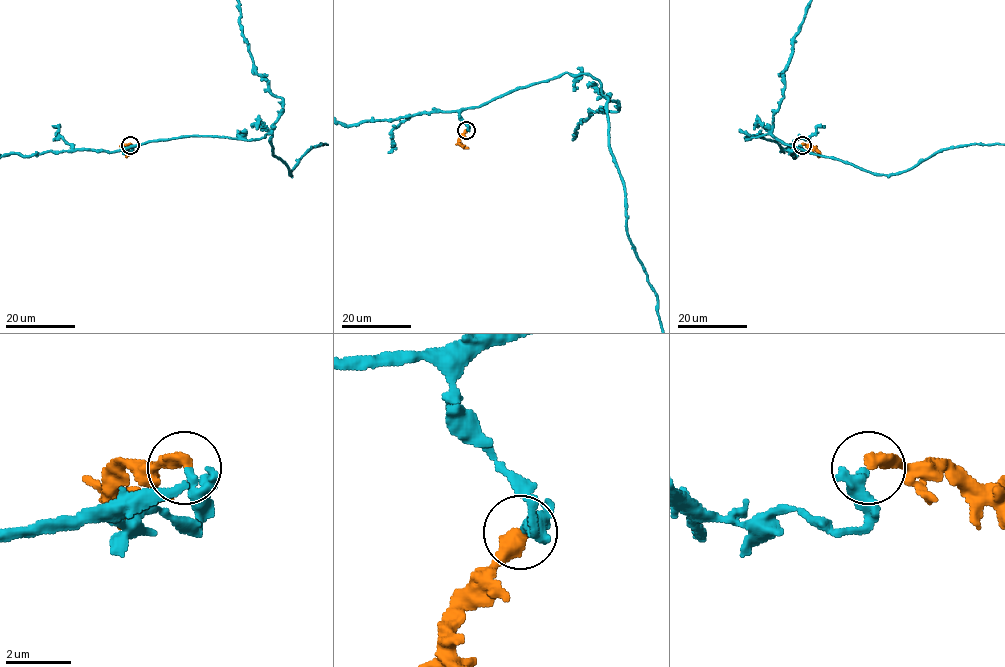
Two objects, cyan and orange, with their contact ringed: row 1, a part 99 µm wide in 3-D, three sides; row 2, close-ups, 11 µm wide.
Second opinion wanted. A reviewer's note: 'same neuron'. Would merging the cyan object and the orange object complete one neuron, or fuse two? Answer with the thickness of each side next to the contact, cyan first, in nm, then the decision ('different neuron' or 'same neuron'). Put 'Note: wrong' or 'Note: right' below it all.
calibres 220 and 480 nm; same neuron
Note: right

